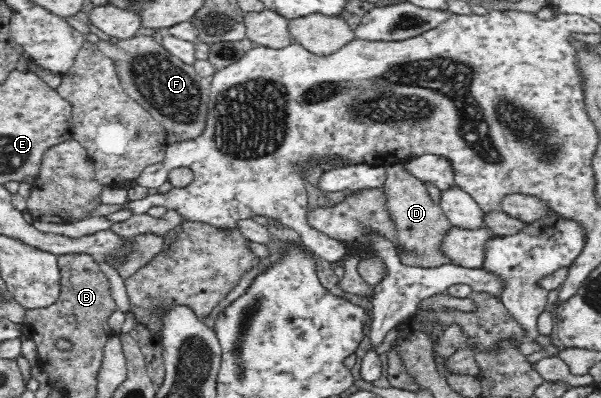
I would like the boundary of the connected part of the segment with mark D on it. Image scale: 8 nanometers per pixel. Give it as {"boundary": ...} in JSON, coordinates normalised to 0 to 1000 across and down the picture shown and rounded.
{"boundary":[[[654,410],[641,420],[642,450],[637,465],[646,510],[646,528],[664,568],[664,590],[657,618],[672,618],[676,636],[666,636],[666,656],[681,668],[707,673],[729,671],[747,661],[730,633],[730,606],[752,568],[735,530],[732,513],[715,495],[705,460],[674,420],[674,410]]]}

